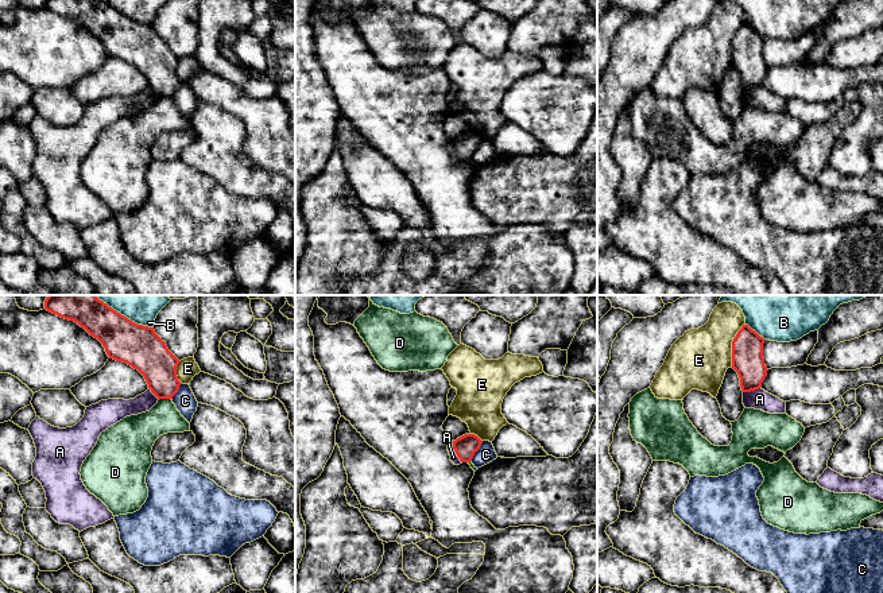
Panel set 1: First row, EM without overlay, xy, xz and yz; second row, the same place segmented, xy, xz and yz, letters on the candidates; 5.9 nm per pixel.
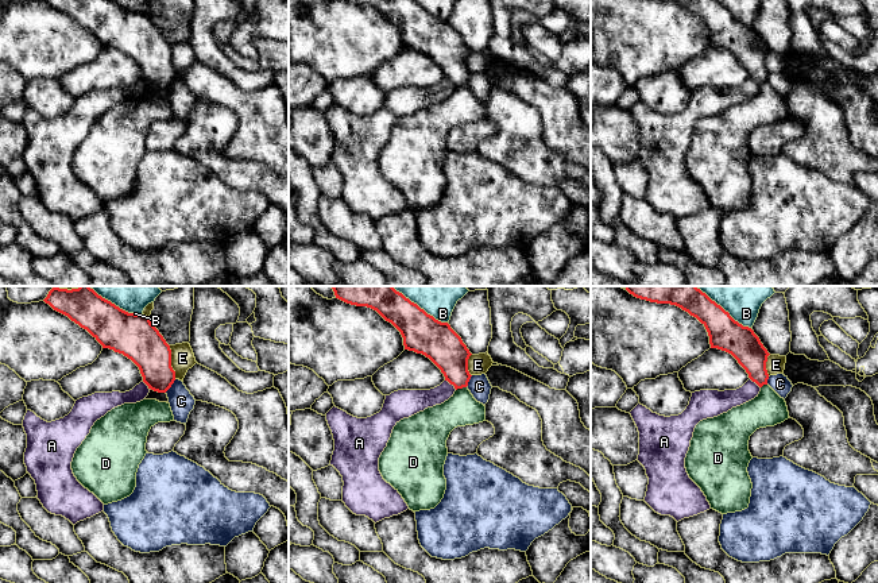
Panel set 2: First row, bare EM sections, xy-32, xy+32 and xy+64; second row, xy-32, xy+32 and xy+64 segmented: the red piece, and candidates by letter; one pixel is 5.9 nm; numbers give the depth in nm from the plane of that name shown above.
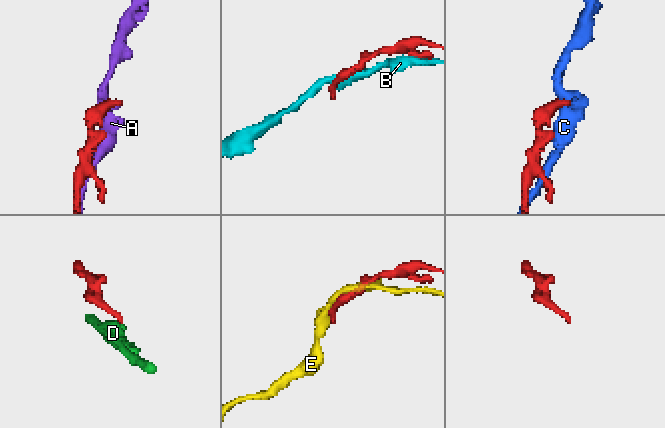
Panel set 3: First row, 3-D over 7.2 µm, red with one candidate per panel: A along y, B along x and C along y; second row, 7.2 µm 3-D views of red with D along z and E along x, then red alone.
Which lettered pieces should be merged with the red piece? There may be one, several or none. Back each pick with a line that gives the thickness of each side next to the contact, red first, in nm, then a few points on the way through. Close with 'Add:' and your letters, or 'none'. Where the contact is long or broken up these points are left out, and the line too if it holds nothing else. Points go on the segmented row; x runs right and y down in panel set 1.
Add: none

